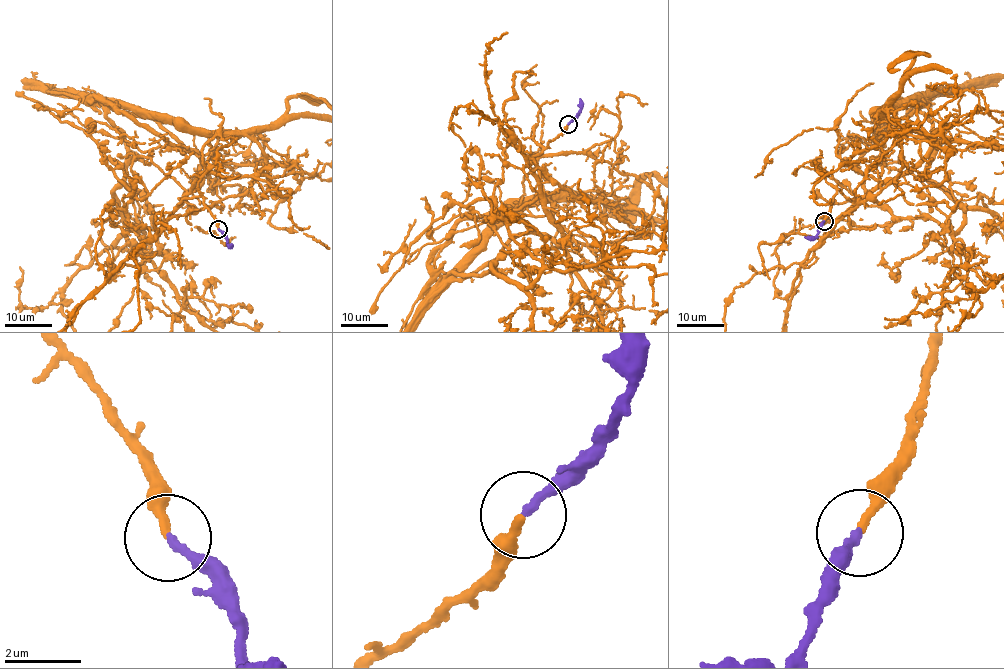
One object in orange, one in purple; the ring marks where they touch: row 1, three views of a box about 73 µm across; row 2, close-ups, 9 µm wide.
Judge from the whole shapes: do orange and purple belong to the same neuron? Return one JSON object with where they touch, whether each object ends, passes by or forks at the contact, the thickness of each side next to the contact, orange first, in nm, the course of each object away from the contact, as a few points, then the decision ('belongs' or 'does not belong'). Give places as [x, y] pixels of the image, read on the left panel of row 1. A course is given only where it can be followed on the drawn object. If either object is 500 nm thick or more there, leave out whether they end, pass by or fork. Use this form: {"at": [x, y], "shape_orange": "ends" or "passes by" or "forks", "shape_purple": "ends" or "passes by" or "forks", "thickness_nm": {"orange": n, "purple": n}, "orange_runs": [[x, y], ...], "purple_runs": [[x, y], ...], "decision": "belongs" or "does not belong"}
{"at": [218, 229], "shape_orange": "ends", "shape_purple": "ends", "thickness_nm": {"orange": 200, "purple": 240}, "orange_runs": [[219, 229], [200, 196], [178, 203], [241, 196], [266, 158], [248, 132], [291, 98]], "purple_runs": [[219, 229], [231, 245]], "decision": "belongs"}

